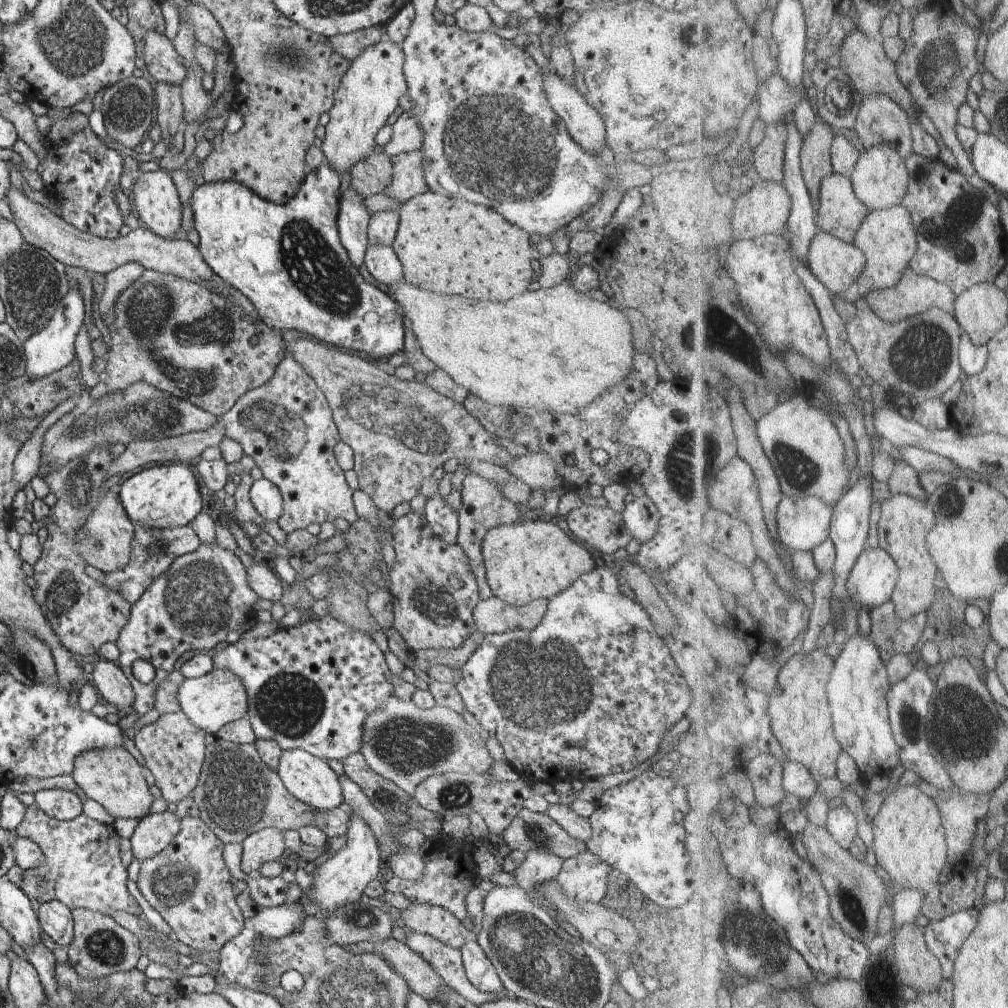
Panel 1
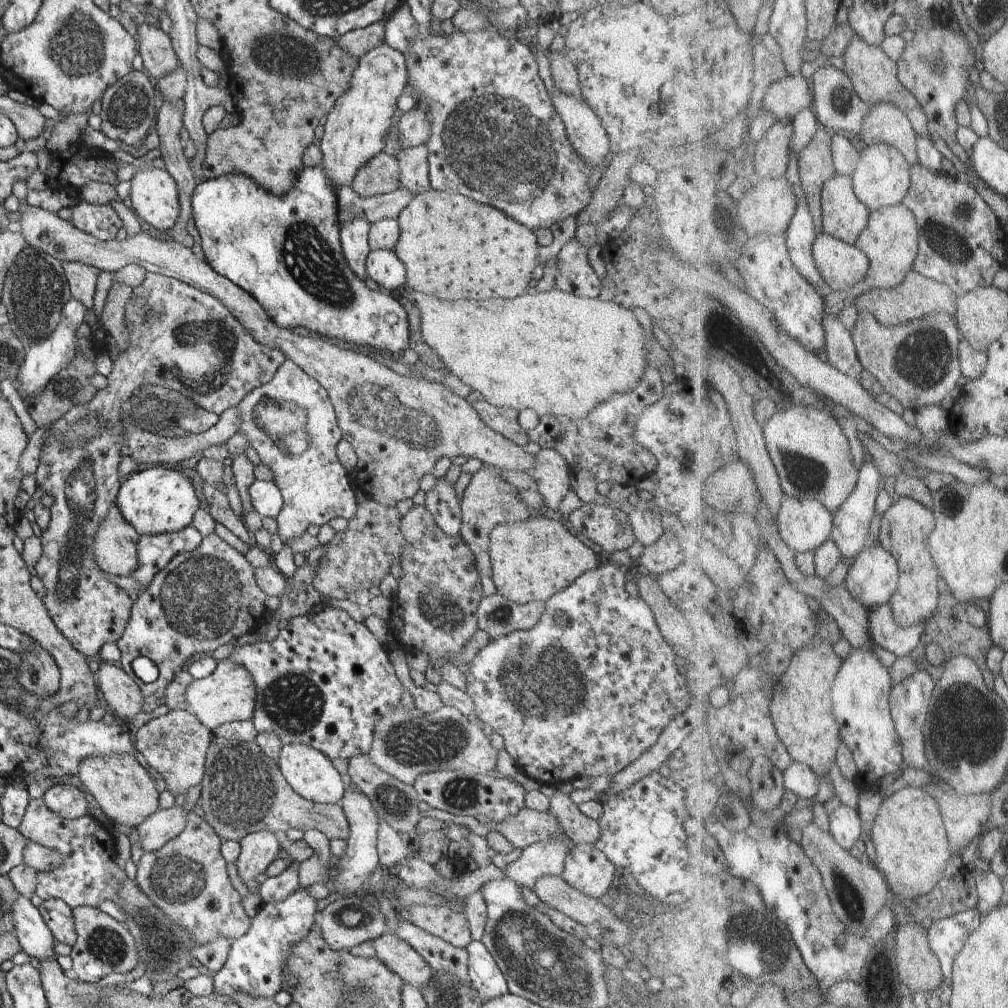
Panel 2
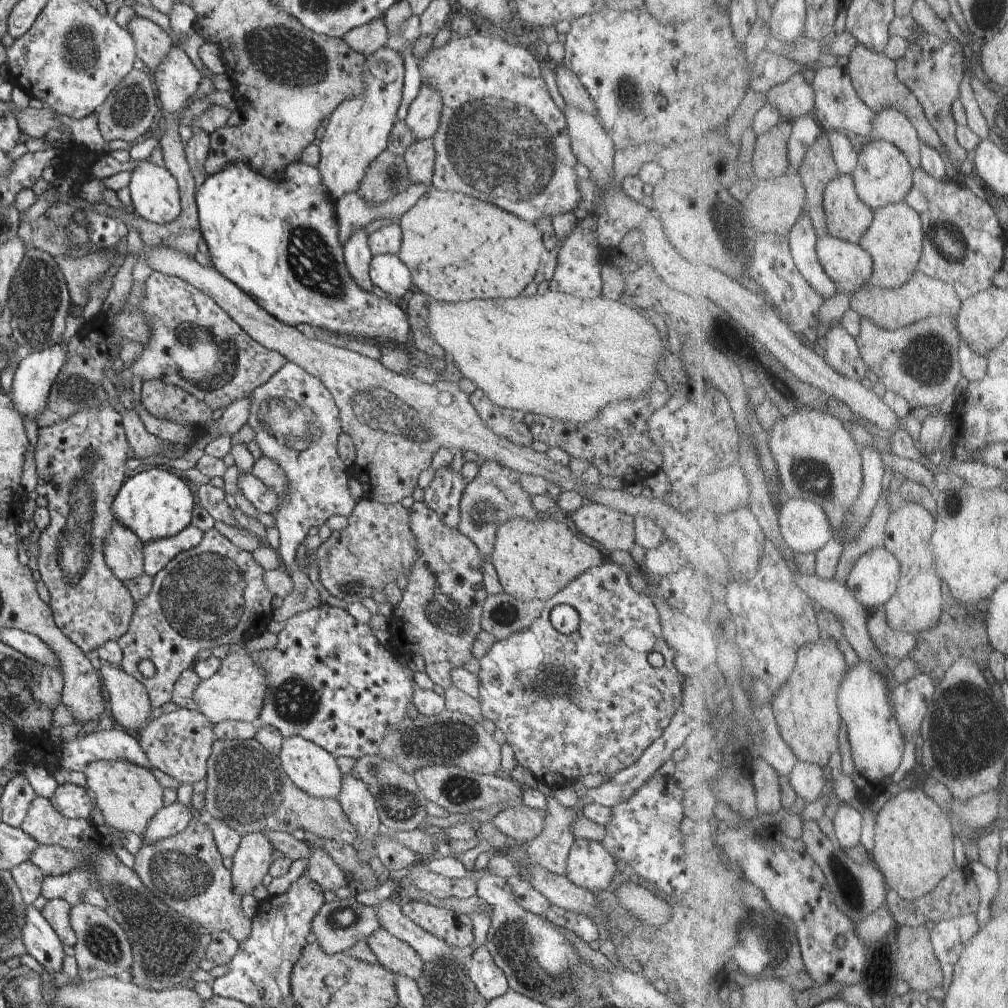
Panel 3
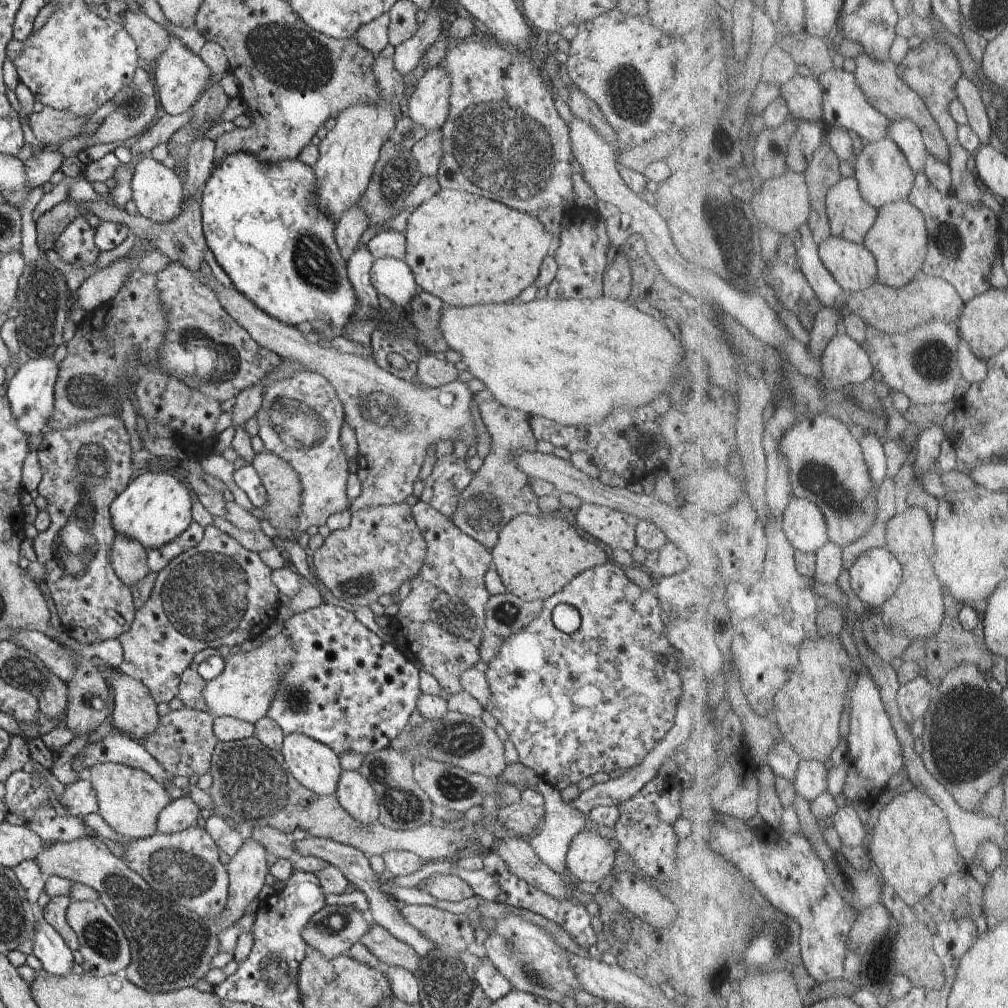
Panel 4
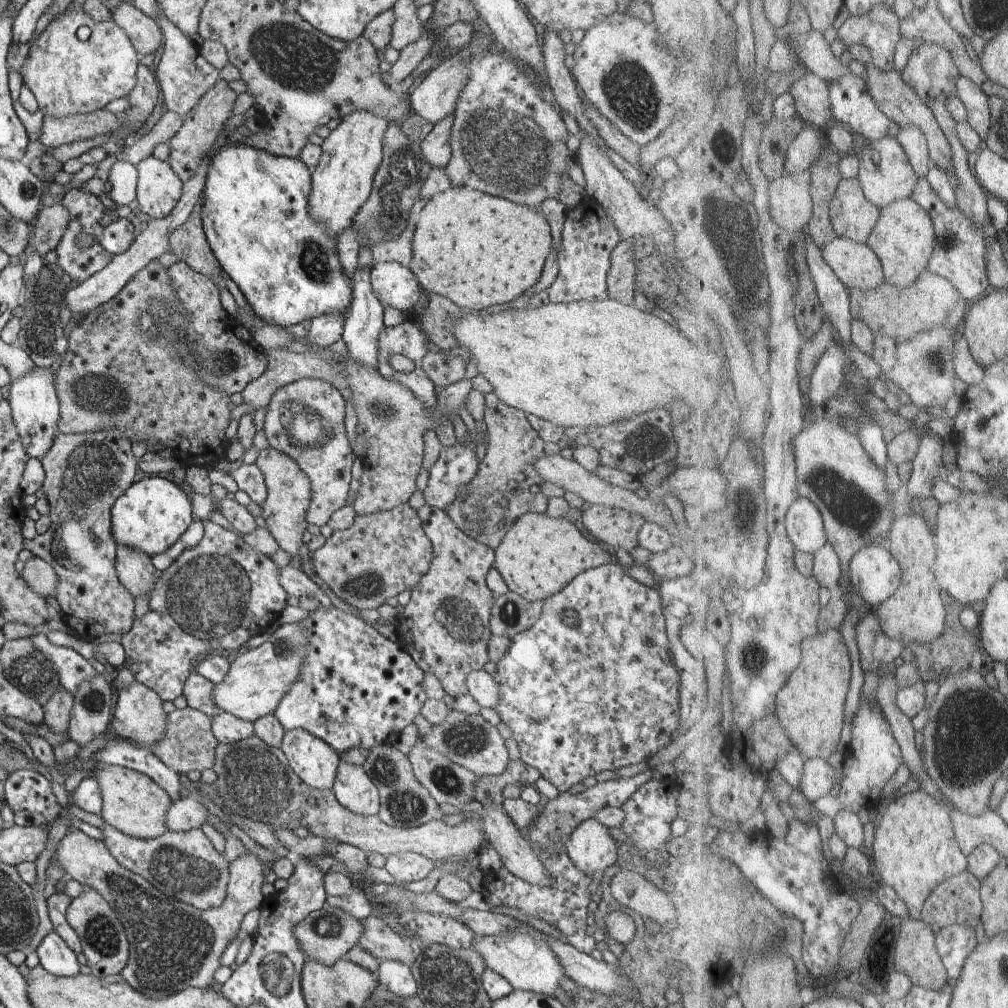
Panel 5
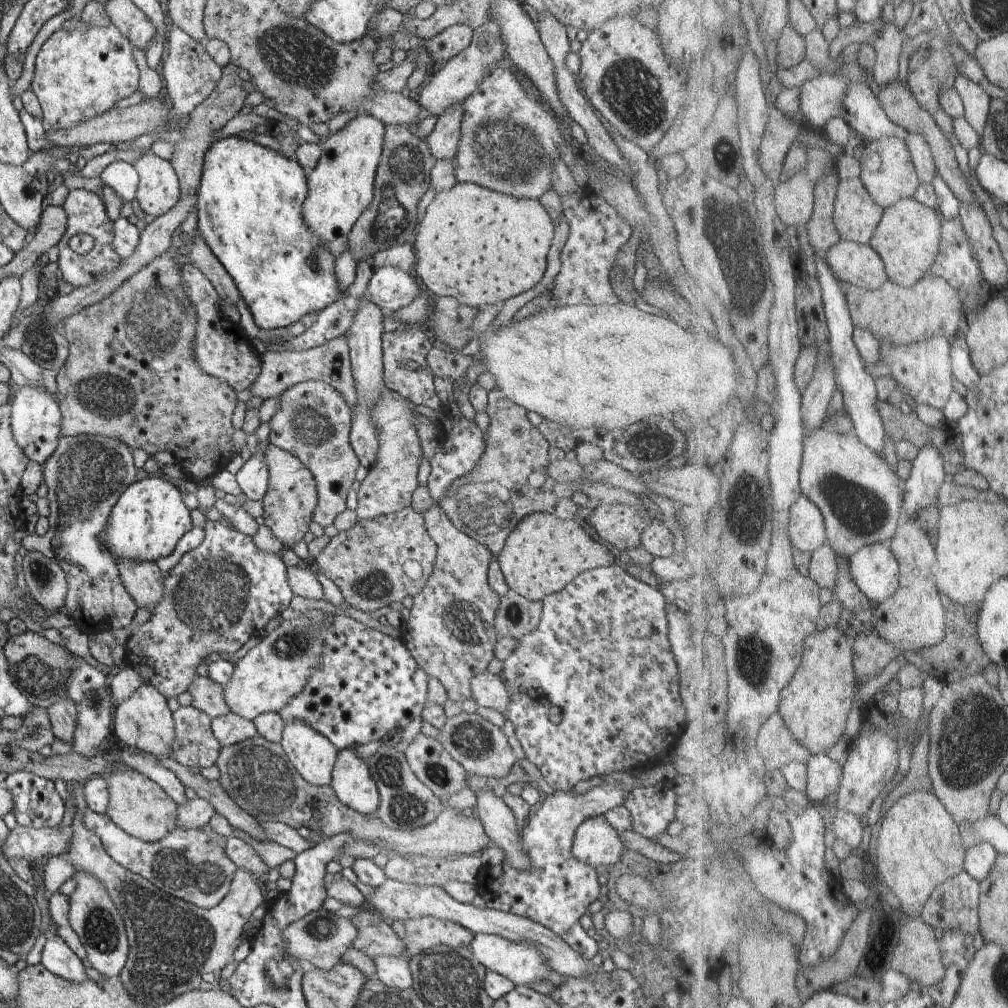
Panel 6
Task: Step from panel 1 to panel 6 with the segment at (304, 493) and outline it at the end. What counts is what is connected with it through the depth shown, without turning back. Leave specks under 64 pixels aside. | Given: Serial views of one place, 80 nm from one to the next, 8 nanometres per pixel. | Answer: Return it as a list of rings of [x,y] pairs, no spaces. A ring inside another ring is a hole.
[[[309,380],[304,381],[282,393],[281,405],[278,412],[271,418],[271,433],[269,434],[270,443],[296,455],[310,469],[314,475],[318,500],[316,510],[313,512],[312,520],[322,527],[332,525],[336,516],[346,510],[346,497],[354,482],[354,475],[360,466],[355,450],[349,439],[351,429],[351,410],[339,391],[332,385],[324,381]]]

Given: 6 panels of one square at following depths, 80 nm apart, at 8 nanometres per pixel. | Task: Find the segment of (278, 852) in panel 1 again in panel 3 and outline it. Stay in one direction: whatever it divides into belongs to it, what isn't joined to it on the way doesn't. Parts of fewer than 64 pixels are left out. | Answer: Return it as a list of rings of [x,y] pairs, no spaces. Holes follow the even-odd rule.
[[[250,833],[242,836],[230,867],[233,891],[241,900],[262,884],[275,856],[272,843],[265,834]]]

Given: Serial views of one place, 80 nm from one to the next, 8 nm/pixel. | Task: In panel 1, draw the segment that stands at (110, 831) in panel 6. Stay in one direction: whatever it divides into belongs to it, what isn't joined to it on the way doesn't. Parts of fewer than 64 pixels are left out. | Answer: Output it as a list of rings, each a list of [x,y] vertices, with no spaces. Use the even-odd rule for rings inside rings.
[[[187,815],[180,821],[177,835],[154,856],[145,858],[140,865],[137,887],[149,904],[171,926],[174,938],[194,948],[198,954],[221,949],[226,942],[238,936],[245,925],[244,914],[236,903],[230,883],[231,873],[223,857],[223,840],[199,817]]]

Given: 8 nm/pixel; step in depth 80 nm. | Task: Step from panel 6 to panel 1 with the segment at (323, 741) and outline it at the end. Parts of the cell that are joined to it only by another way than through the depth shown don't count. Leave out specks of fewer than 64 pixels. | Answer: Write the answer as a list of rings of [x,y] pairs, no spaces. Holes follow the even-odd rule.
[[[295,748],[283,751],[276,771],[288,792],[291,792],[302,802],[311,804],[316,809],[328,811],[343,802],[339,776],[332,770],[325,759],[318,758],[305,750]]]

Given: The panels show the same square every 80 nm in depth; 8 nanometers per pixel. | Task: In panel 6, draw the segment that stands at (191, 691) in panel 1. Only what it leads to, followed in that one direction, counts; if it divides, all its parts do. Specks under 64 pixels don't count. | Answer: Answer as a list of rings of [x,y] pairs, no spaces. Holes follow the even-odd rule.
[[[323,612],[325,617],[322,620],[309,618],[304,613],[293,619],[284,619],[234,664],[232,678],[223,690],[232,713],[253,721],[261,714],[280,712],[289,700],[304,690],[323,655],[323,625],[332,616],[330,612]]]

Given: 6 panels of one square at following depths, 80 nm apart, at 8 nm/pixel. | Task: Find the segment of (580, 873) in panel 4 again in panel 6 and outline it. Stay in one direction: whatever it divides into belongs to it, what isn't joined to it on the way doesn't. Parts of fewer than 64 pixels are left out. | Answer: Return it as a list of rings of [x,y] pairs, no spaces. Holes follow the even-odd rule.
[[[604,815],[587,818],[575,830],[572,854],[594,868],[616,864],[624,848],[618,834]]]

